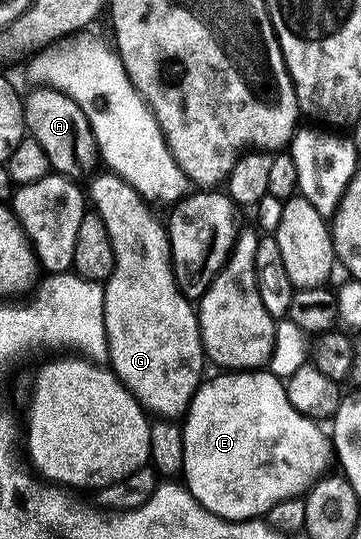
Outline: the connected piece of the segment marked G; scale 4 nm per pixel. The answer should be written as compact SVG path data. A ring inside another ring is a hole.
M116 174L101 175L92 177L93 185L87 188L87 196L97 215L103 218L113 247L113 272L103 284L105 337L109 343L108 363L121 380L121 385L140 402L146 413L157 418L184 417L189 411L193 395L203 383L205 364L207 365L194 305L181 293L173 277L166 227L157 222L149 210L150 205L126 180Z

